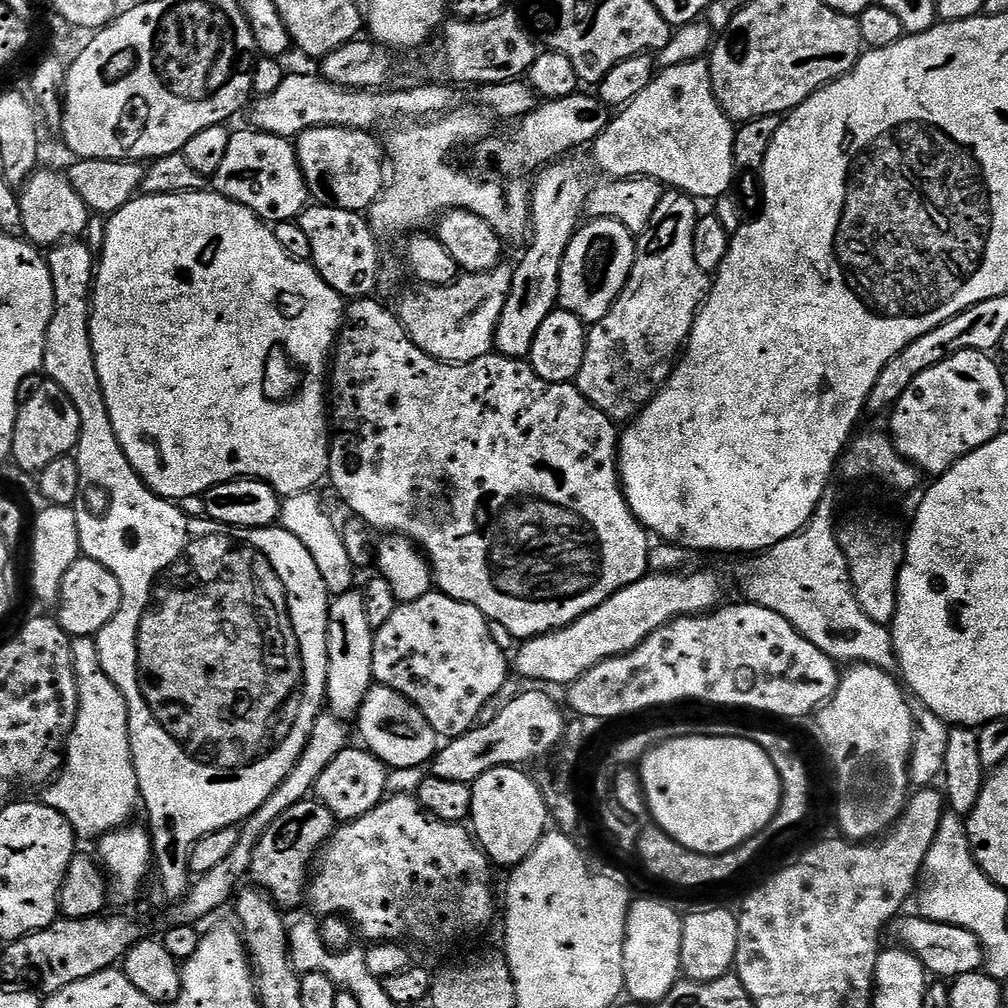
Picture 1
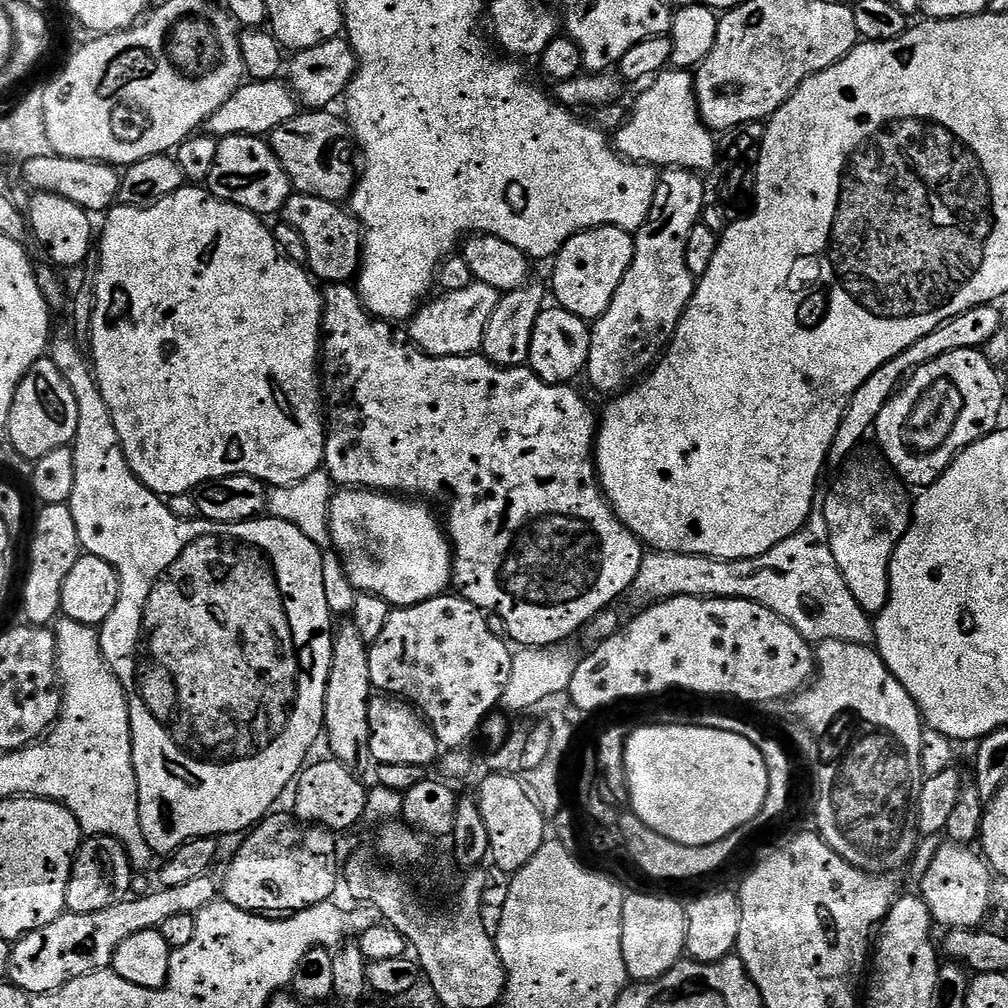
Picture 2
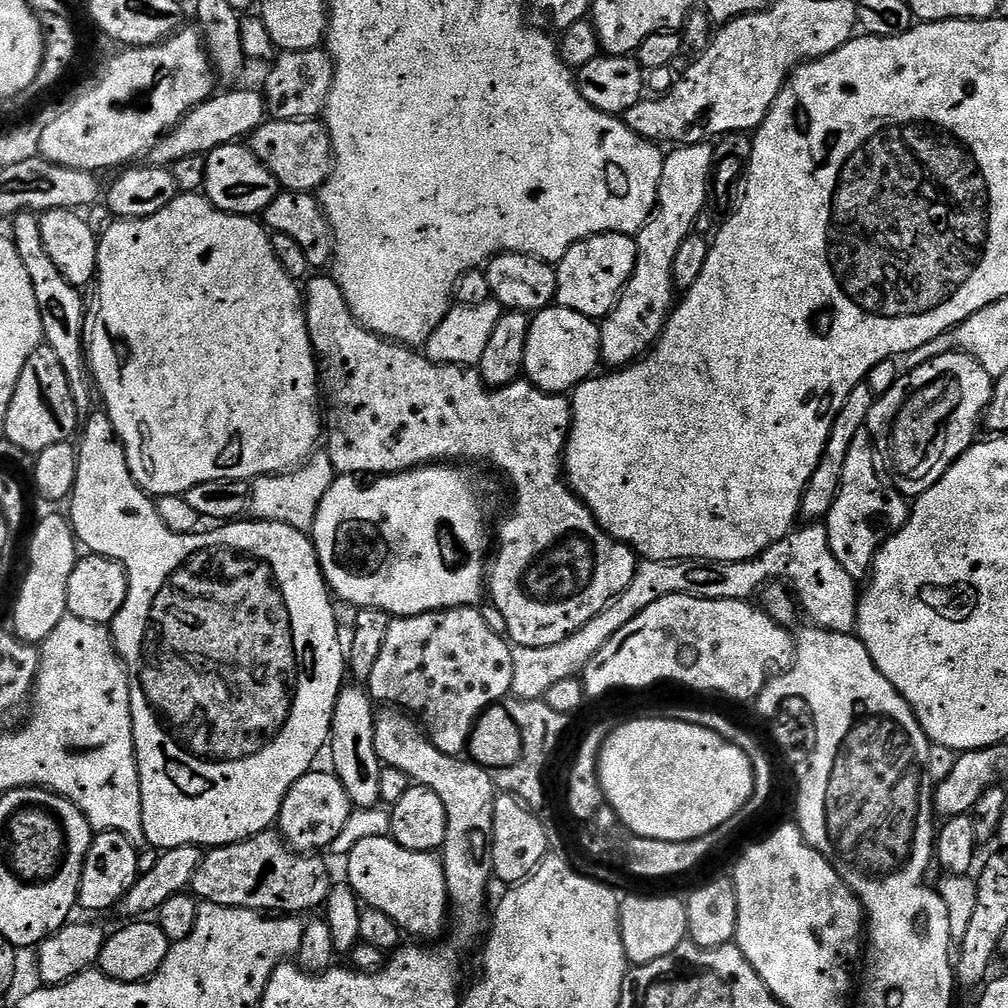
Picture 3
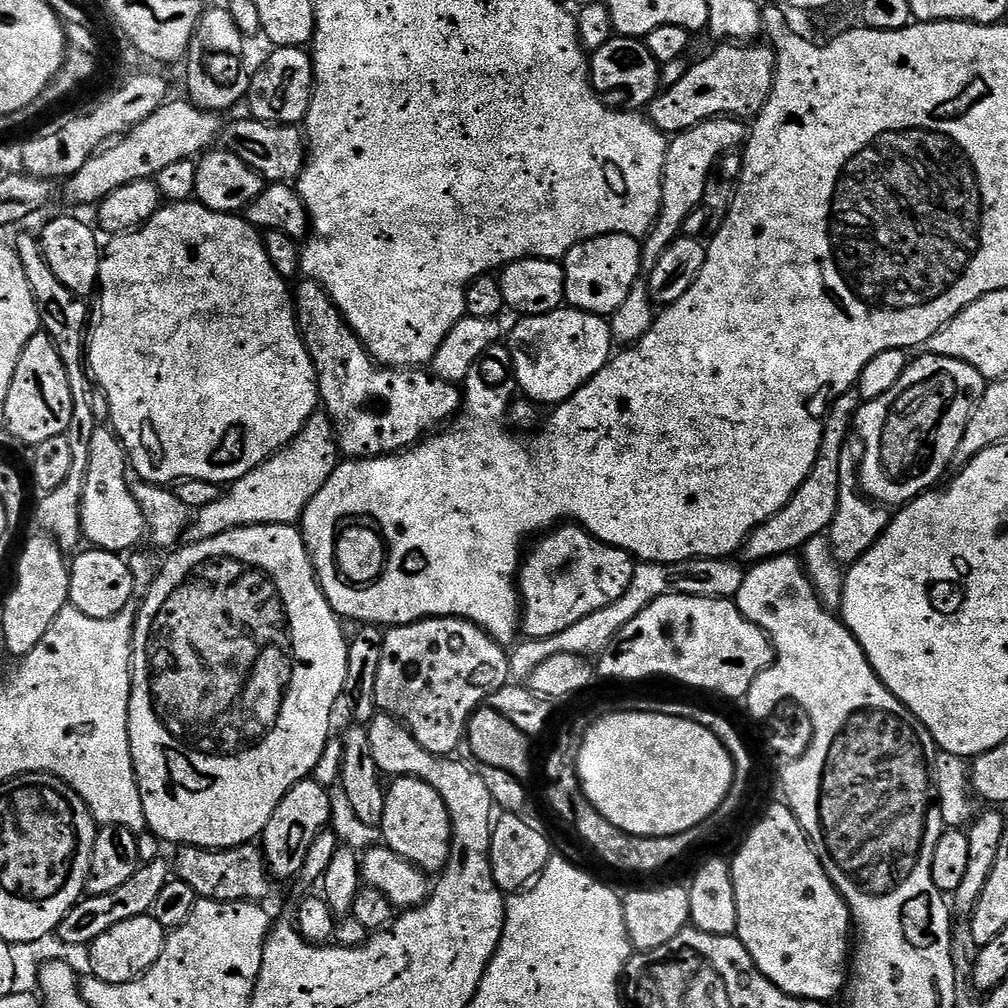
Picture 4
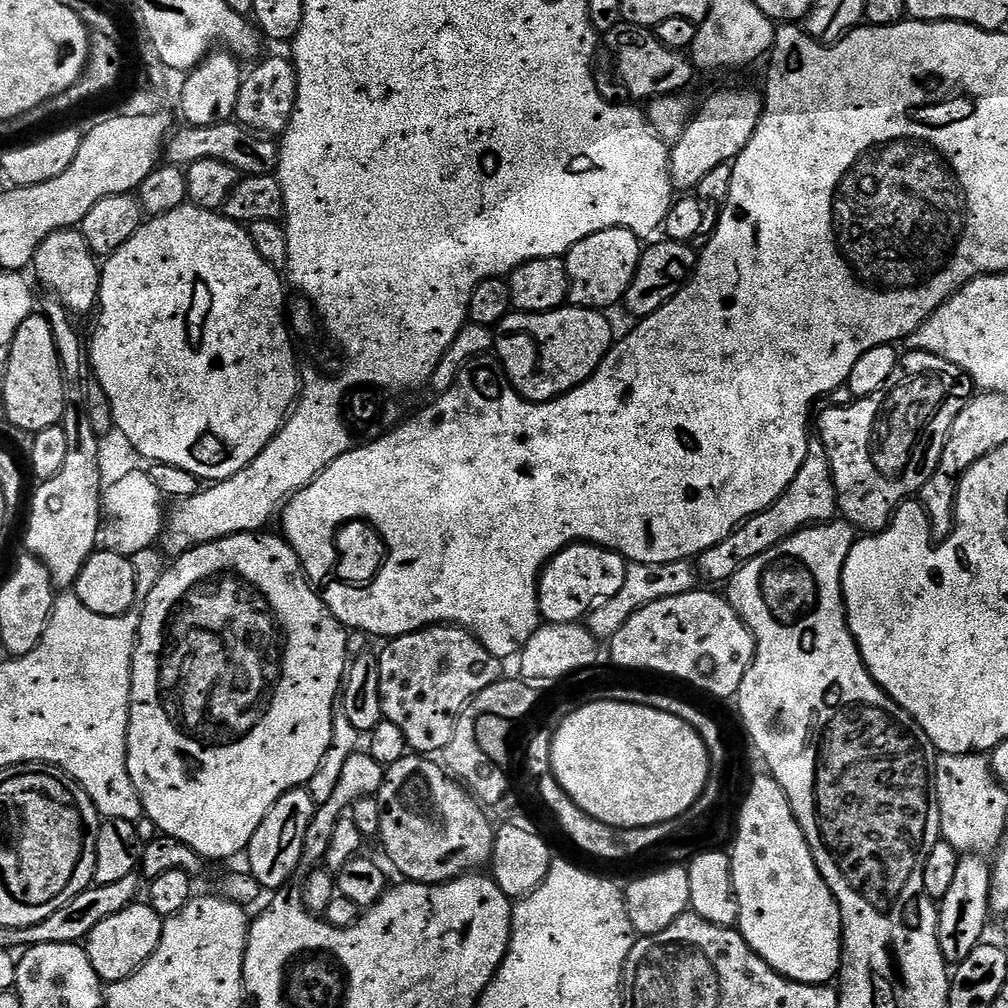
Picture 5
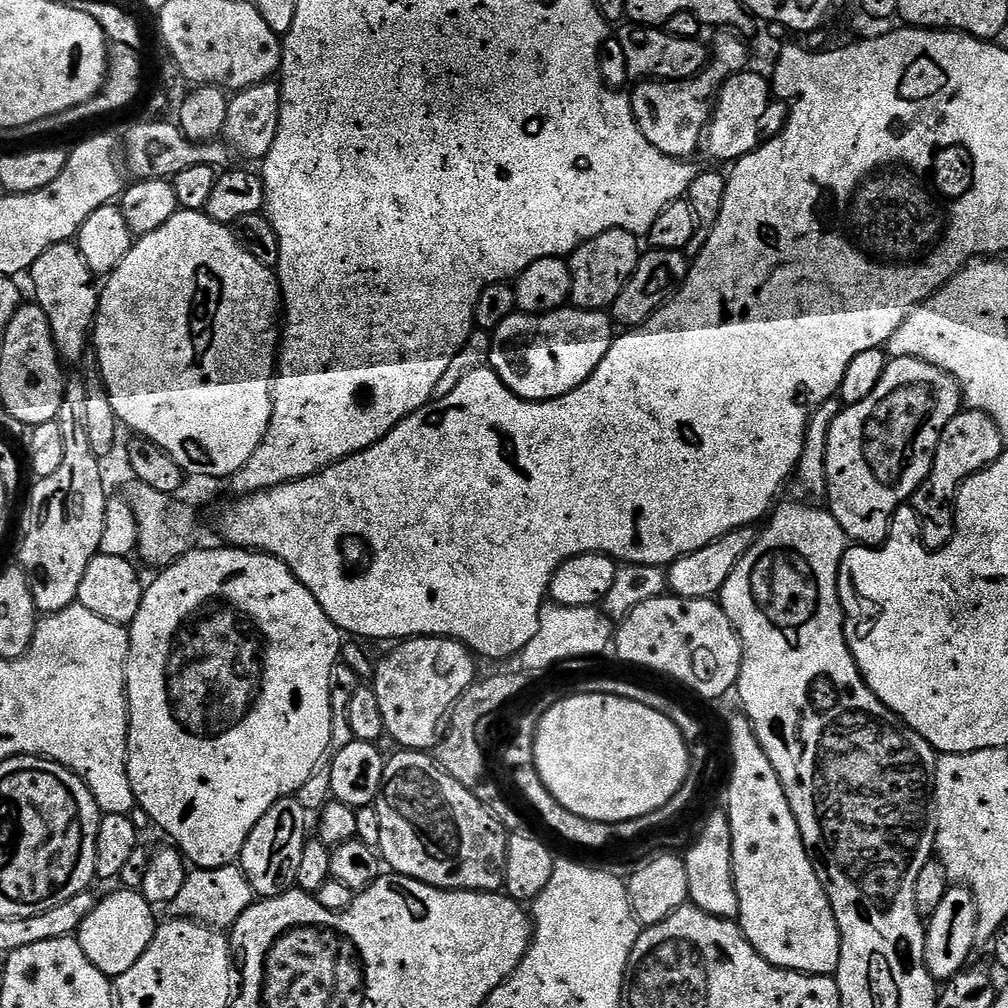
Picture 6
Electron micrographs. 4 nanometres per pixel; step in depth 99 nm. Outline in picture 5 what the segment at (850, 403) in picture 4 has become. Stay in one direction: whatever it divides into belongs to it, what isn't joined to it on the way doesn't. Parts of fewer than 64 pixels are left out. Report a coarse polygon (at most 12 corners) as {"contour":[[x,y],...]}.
{"contour":[[824,441],[766,511],[698,558],[723,585],[746,562],[837,515]]}

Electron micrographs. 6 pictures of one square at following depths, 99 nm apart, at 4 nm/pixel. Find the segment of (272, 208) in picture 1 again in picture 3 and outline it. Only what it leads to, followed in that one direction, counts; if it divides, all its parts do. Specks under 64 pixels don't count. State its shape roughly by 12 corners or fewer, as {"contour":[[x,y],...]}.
{"contour":[[243,143],[206,157],[203,195],[259,217],[282,191]]}

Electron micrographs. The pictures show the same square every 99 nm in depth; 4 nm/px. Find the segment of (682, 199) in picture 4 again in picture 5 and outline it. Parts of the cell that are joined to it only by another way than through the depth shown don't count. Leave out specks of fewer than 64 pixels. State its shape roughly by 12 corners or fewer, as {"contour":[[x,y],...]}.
{"contour":[[718,92],[670,148],[672,183],[694,190],[732,164],[760,124],[752,92]]}

